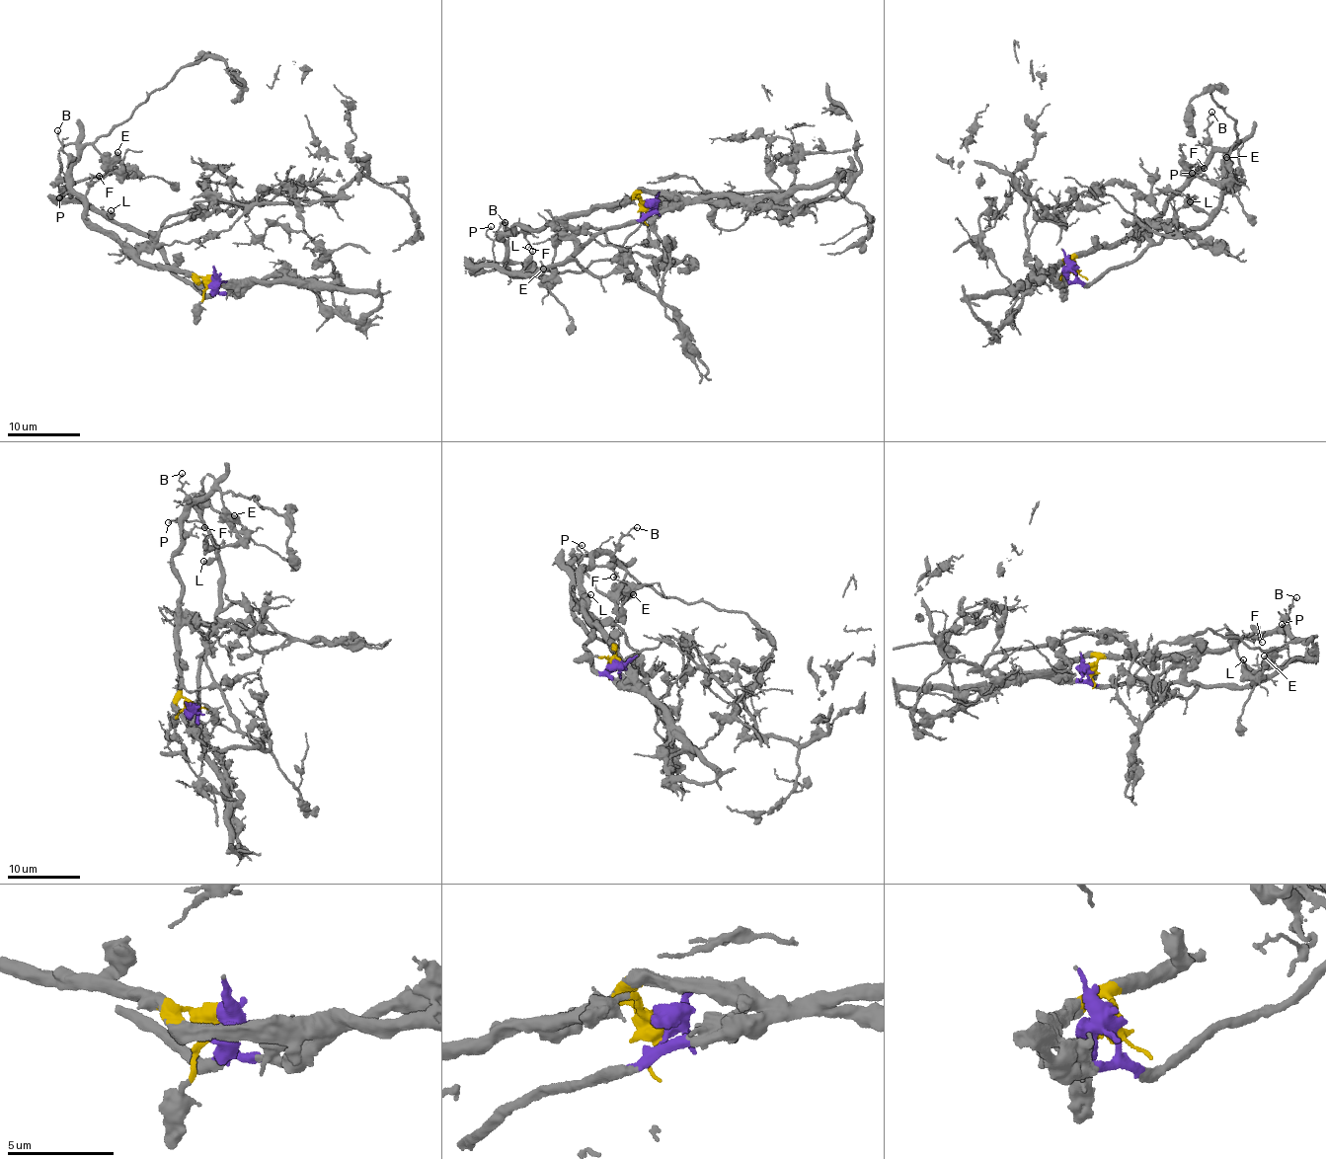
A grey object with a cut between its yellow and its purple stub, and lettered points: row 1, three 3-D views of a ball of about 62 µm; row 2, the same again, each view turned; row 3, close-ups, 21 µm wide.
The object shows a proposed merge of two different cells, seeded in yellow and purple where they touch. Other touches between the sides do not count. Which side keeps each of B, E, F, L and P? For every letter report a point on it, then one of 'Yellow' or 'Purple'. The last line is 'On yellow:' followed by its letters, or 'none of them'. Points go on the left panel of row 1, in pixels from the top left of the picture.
B: Place: (57, 130). Yellow
E: Place: (117, 152). Purple
F: Place: (99, 176). Yellow
L: Place: (111, 210). Purple
P: Place: (59, 197). Purple
On yellow: B, F

